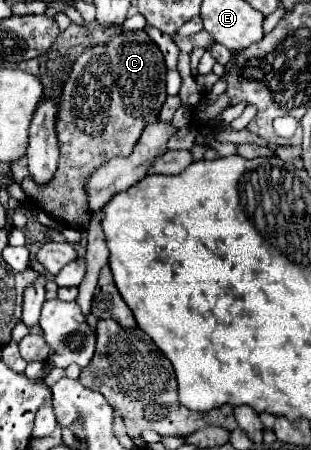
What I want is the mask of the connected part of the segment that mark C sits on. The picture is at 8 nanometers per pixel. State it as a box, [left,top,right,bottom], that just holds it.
[21,30,167,228]

